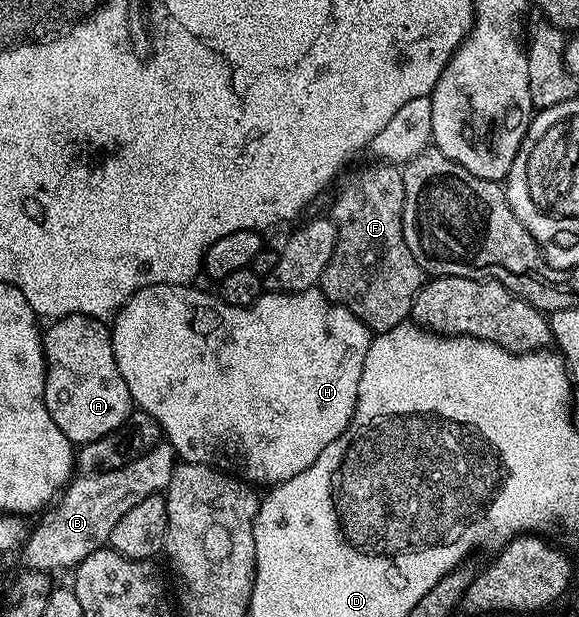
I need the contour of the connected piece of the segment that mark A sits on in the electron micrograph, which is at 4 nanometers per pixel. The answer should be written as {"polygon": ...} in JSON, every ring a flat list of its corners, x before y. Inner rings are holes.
{"polygon":[[66,315,62,319,53,320,45,328,42,337,42,349,46,357,46,384,42,400,46,402,52,421,68,437,71,444,91,443,125,423,132,410,132,400,128,393,128,385,124,385,124,377,120,377,120,369,114,356,114,336,111,328,101,319,93,319,87,315]]}

